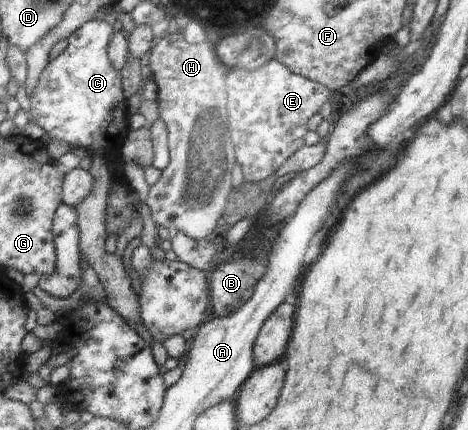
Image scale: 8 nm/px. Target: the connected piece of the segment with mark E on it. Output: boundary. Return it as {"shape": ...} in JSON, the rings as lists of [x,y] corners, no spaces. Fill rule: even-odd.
{"shape":[[[274,59],[253,70],[231,68],[230,73],[226,75],[226,91],[228,91],[226,109],[229,109],[230,139],[234,141],[234,159],[240,167],[243,181],[250,181],[250,183],[258,183],[262,179],[272,177],[288,157],[304,145],[306,121],[328,102],[330,92],[327,87],[318,82],[293,74]]]}

